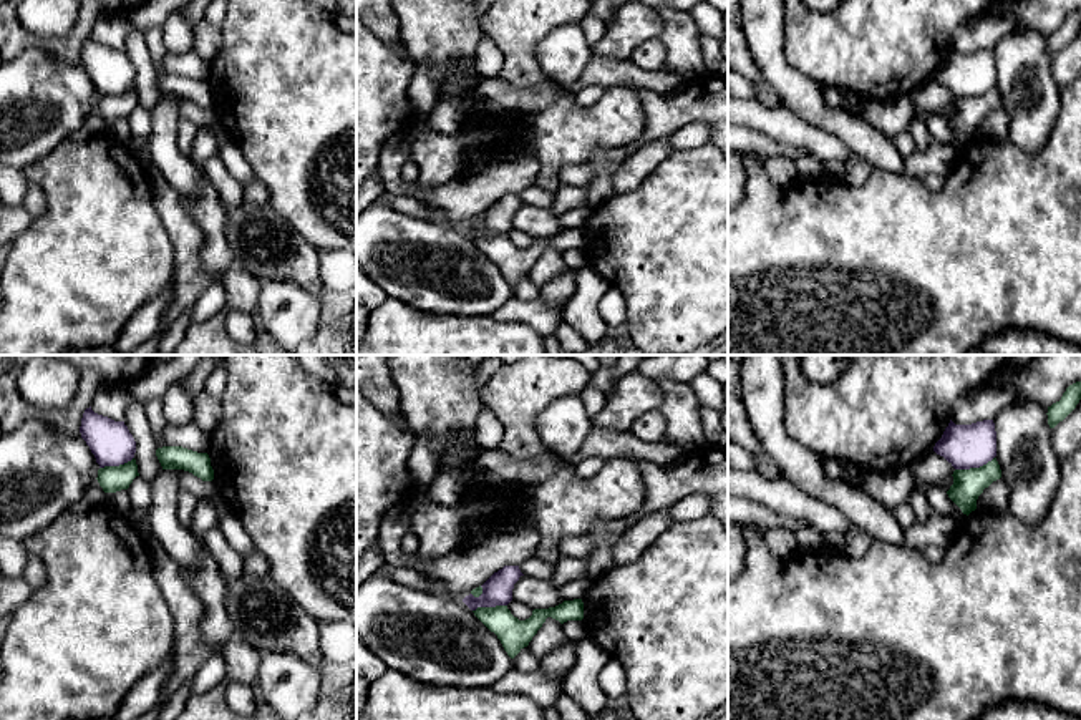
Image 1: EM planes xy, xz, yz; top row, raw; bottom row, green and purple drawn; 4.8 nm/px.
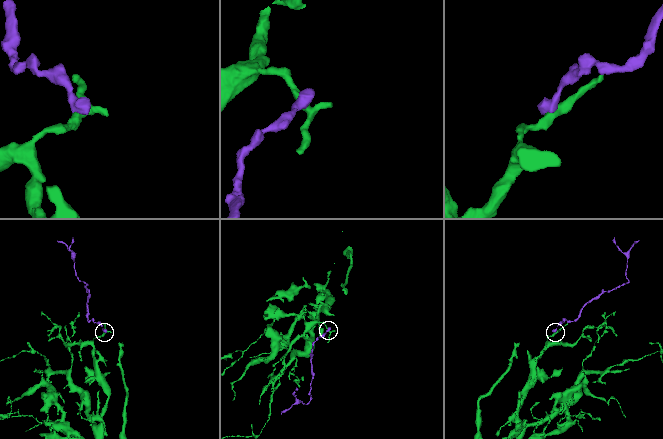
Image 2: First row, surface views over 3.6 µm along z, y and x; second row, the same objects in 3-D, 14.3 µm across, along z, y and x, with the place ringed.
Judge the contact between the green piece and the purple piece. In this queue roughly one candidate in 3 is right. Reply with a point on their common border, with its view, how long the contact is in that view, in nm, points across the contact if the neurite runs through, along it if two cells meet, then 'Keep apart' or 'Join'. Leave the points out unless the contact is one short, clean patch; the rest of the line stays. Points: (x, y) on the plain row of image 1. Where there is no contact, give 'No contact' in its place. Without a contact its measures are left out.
Touches green at yz (974, 97). Shared border 200 nm. Boundary: yz (993, 85), (979, 95), (955, 98). Keep apart

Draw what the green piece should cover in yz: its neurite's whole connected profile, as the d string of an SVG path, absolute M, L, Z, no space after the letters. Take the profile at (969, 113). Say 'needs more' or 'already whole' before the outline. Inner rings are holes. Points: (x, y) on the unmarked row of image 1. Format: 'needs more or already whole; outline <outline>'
already whole; outline M993 86L980 96L955 98L952 105L953 113L947 123L968 144L977 138L977 128L983 118L1001 106L1001 98L996 86Z

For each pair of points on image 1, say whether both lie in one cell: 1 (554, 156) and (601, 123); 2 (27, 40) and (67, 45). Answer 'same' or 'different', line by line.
1: same
2: same

